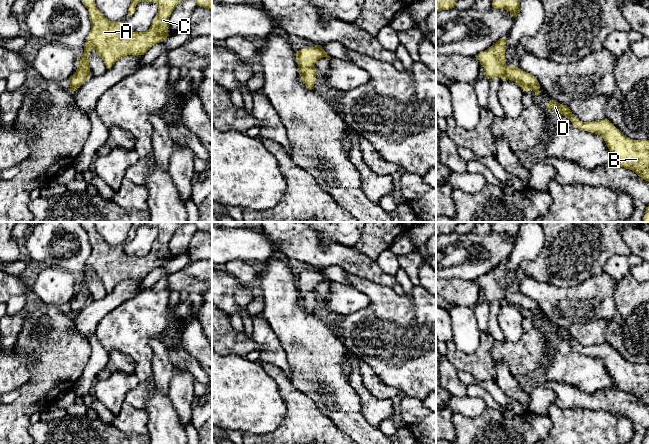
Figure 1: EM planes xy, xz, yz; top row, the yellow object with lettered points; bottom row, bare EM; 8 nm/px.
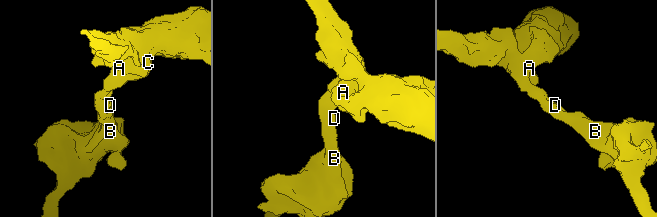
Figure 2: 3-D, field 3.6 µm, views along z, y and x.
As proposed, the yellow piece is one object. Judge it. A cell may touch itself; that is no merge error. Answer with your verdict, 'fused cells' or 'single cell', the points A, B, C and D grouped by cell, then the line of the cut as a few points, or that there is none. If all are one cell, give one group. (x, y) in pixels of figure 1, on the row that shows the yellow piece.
single cell | A B C D | no cut

